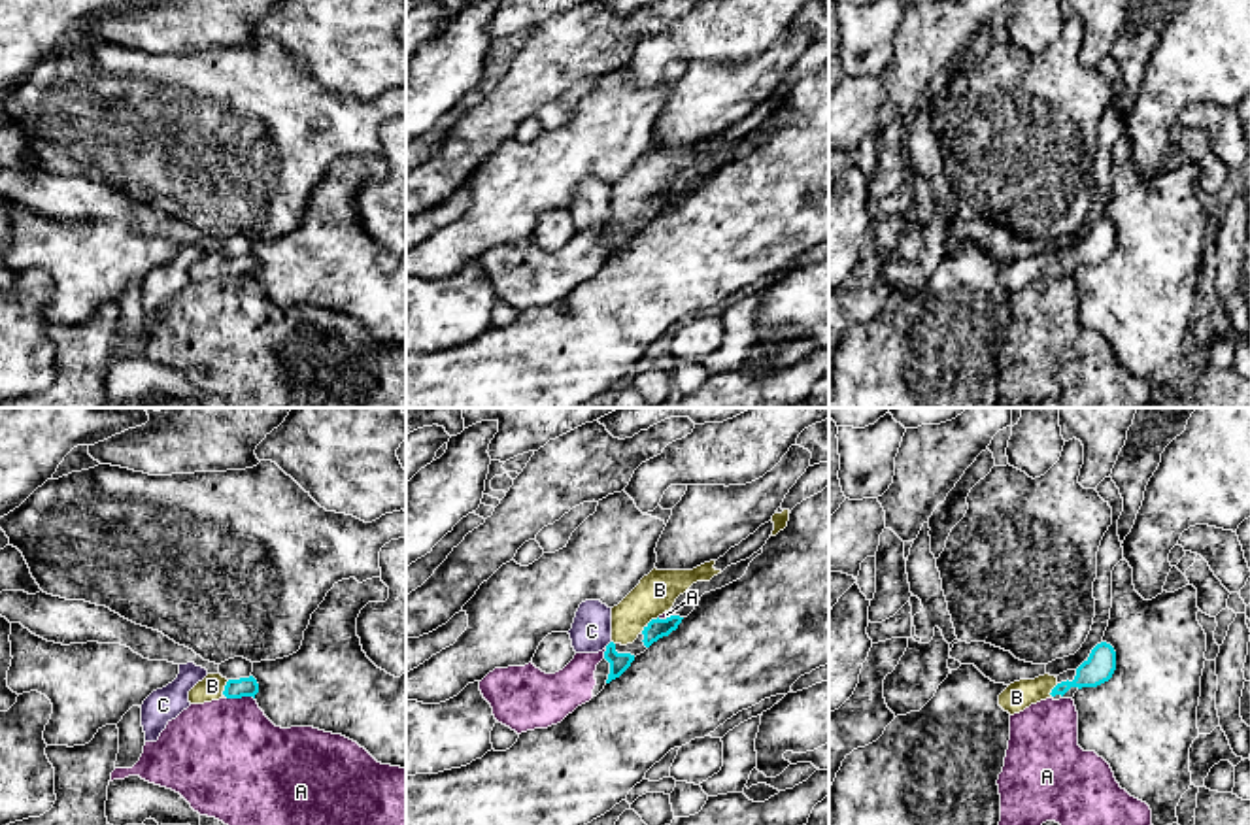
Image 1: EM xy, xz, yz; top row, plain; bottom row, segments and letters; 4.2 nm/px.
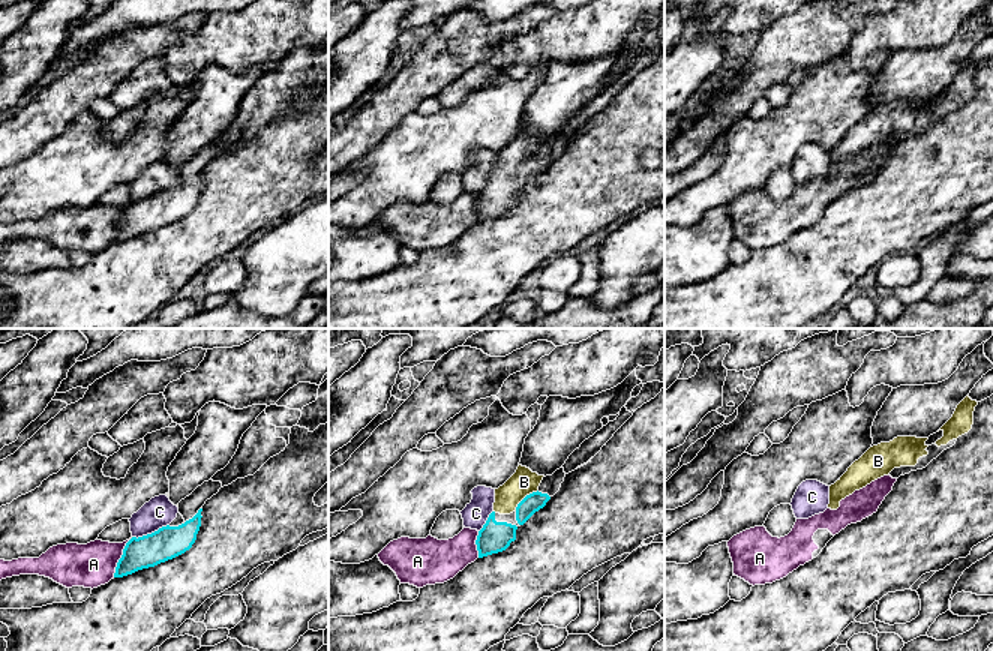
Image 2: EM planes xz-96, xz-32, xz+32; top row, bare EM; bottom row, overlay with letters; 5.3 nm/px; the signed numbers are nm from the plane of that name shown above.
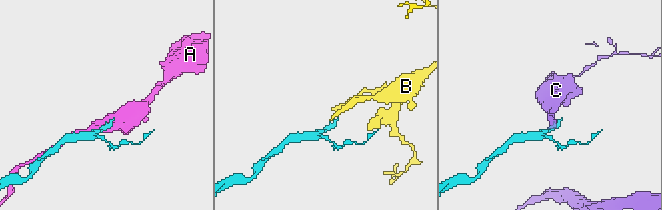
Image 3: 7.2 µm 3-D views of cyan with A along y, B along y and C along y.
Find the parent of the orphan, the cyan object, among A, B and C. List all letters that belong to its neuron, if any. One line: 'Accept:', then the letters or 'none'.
Accept: B

